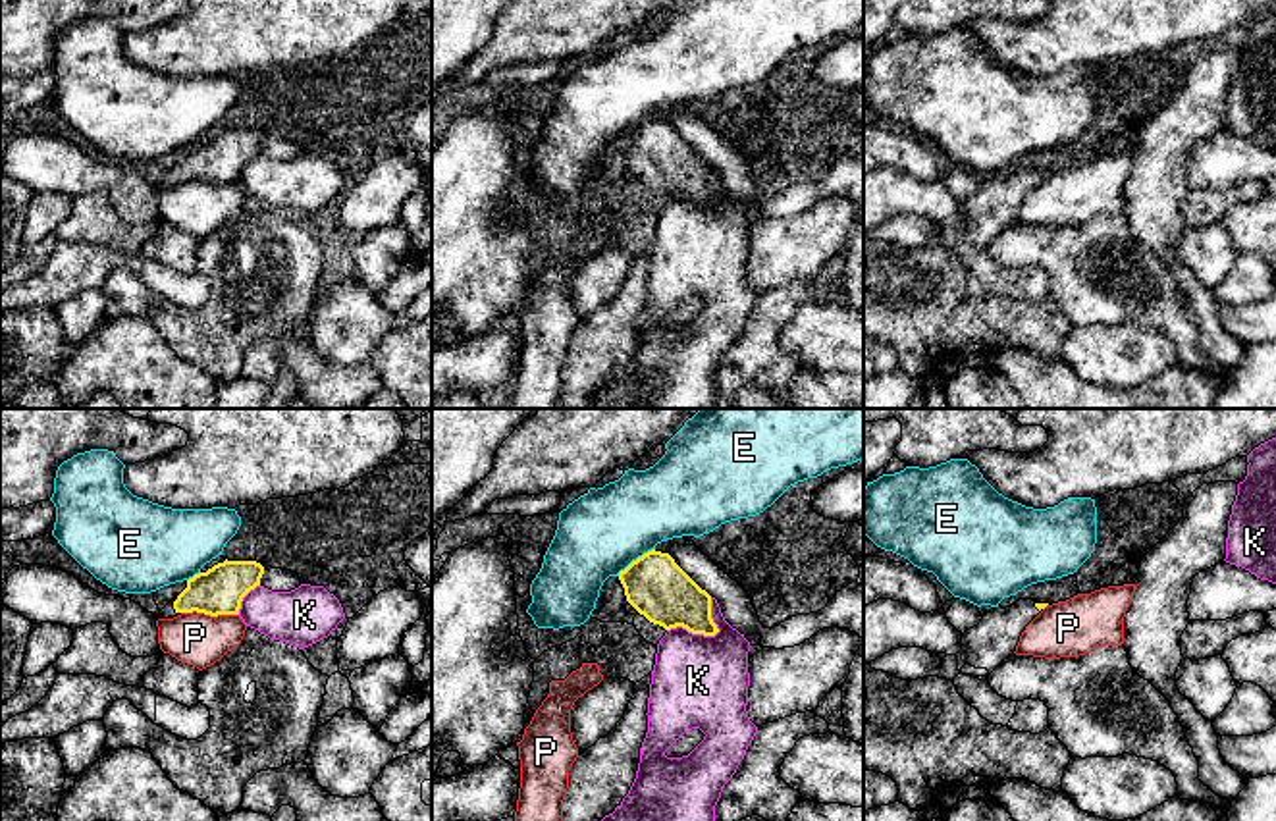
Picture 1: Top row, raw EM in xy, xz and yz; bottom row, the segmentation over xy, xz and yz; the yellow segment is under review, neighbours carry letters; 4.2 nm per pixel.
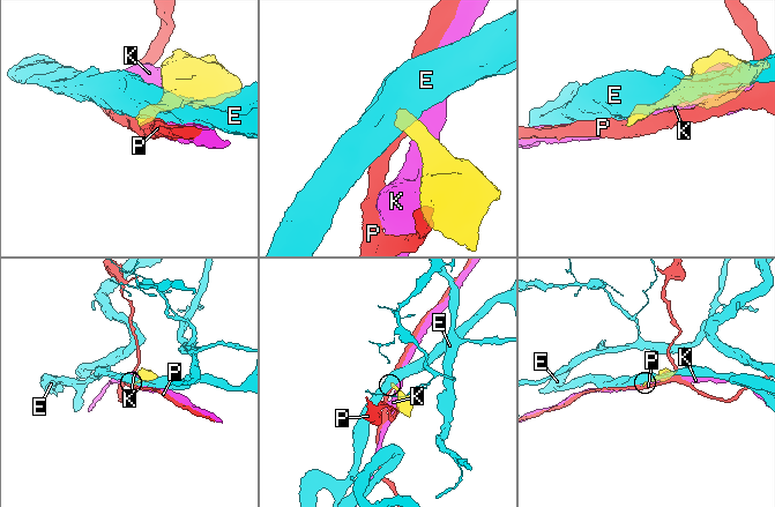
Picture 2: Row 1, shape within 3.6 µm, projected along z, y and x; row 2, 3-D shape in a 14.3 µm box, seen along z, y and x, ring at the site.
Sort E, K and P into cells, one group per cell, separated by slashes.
E / K / P

